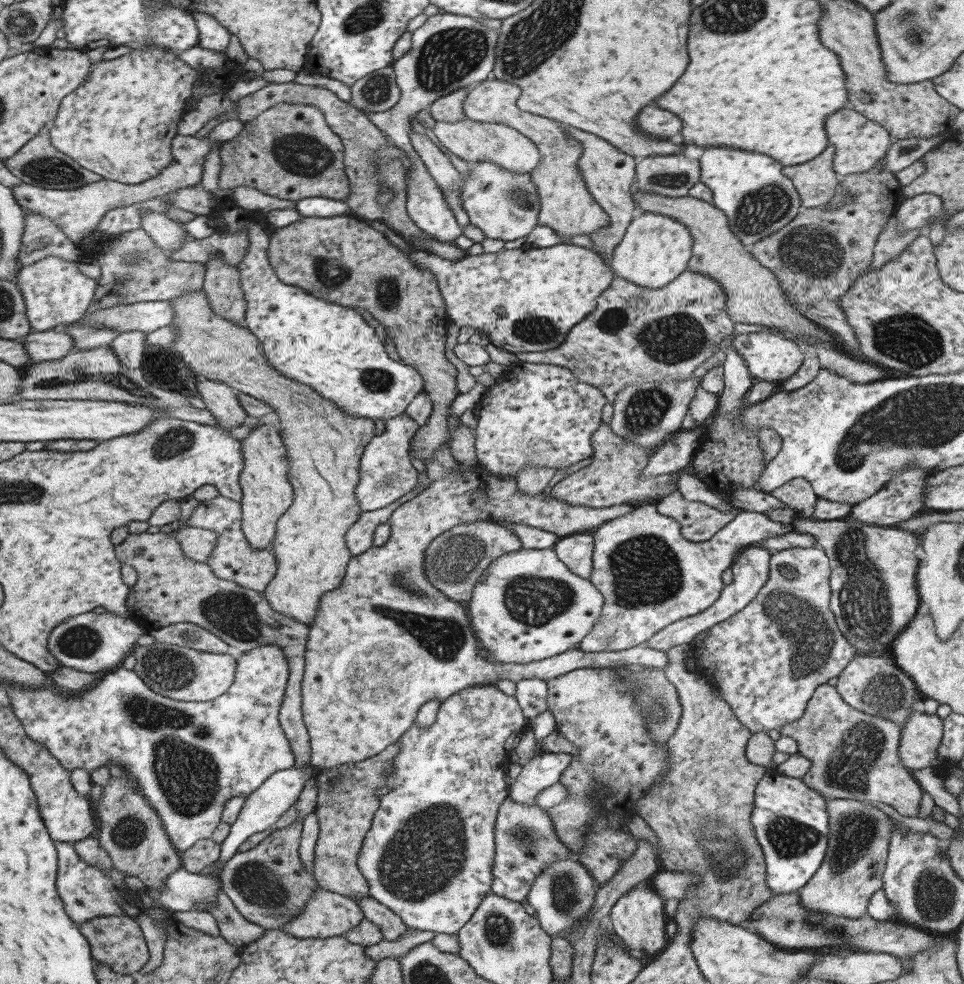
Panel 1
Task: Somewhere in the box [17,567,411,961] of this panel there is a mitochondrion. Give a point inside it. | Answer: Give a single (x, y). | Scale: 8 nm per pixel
(188, 778)

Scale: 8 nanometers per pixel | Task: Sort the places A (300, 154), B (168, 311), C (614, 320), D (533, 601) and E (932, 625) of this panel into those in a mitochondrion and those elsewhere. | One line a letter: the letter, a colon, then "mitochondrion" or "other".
A: mitochondrion
B: other
C: mitochondrion
D: mitochondrion
E: other

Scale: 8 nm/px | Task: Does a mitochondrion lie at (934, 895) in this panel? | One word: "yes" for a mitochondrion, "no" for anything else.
yes

